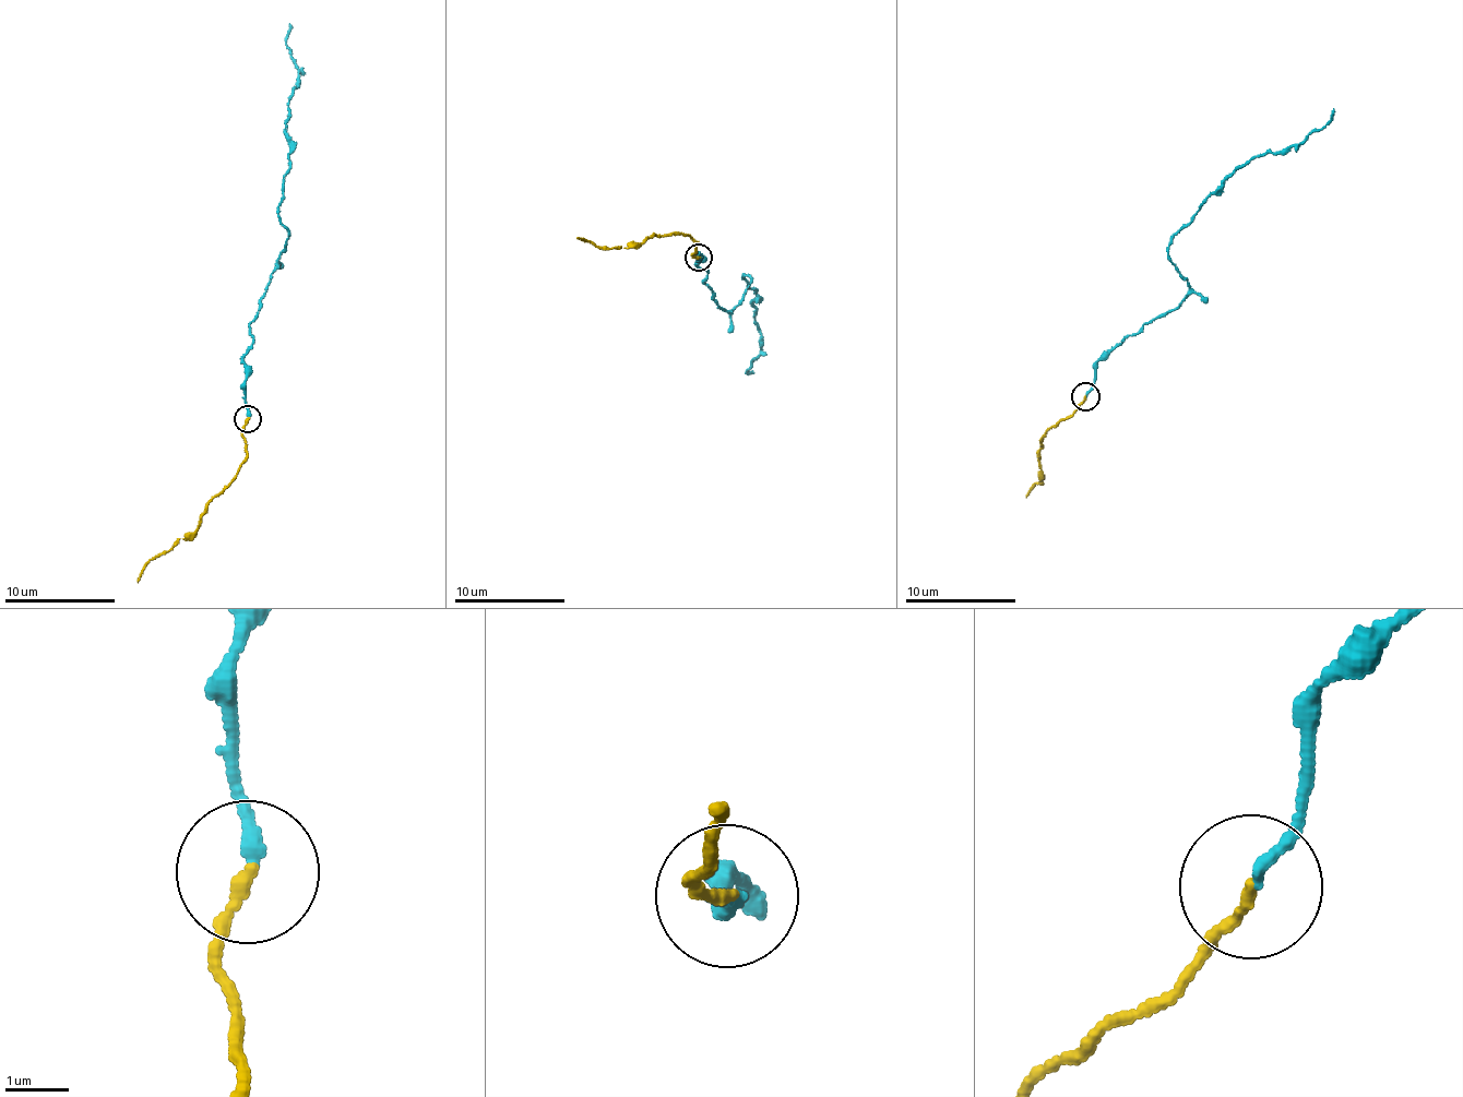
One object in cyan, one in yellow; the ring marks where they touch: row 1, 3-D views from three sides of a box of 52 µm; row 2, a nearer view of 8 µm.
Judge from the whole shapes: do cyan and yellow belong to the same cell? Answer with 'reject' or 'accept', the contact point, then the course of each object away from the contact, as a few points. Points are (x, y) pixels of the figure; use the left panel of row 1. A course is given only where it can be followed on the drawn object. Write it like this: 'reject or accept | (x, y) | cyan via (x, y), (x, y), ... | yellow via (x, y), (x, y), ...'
accept | (248, 418) | cyan via (248, 419), (249, 326), (289, 236), (278, 214), (287, 105), (300, 72), (285, 40), (288, 23) | yellow via (248, 419), (241, 436), (247, 458), (237, 475), (207, 503), (200, 526), (166, 551), (155, 555), (139, 583)

